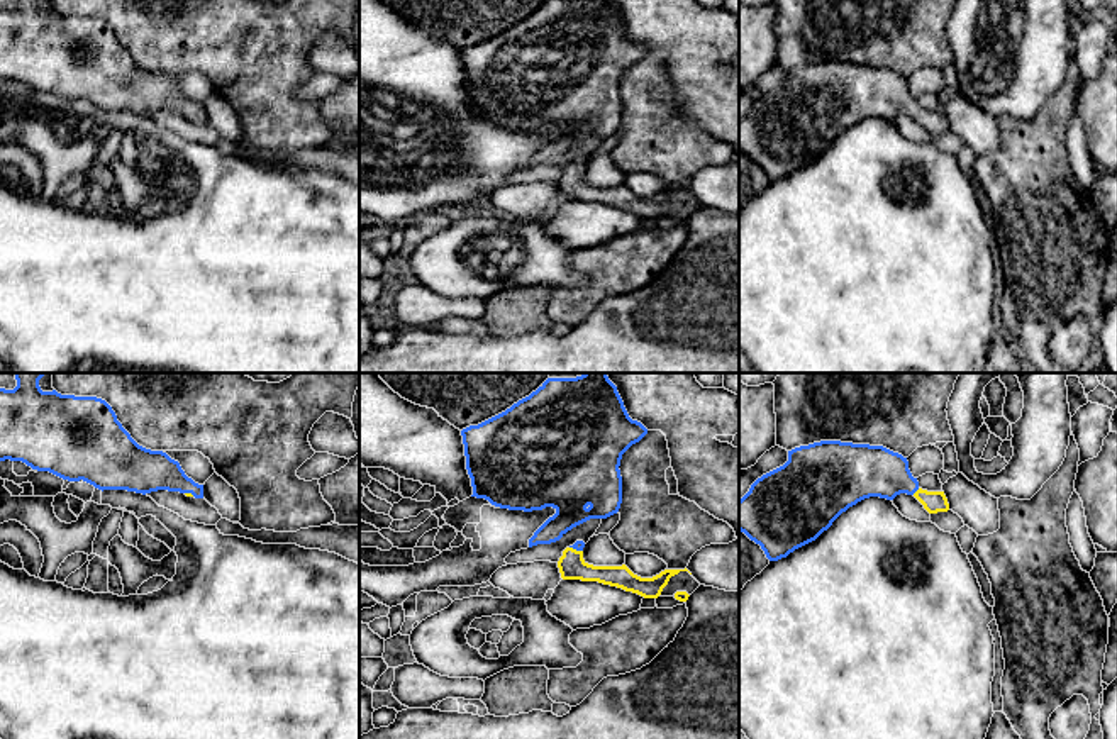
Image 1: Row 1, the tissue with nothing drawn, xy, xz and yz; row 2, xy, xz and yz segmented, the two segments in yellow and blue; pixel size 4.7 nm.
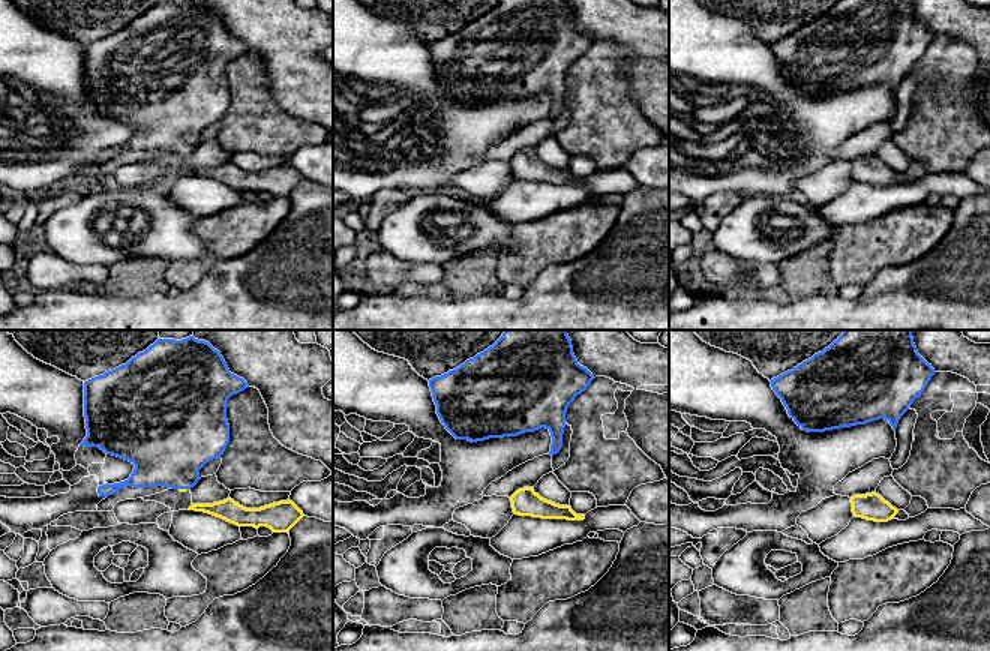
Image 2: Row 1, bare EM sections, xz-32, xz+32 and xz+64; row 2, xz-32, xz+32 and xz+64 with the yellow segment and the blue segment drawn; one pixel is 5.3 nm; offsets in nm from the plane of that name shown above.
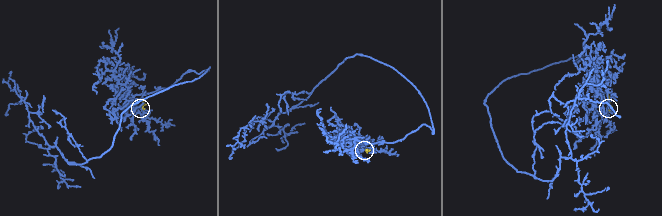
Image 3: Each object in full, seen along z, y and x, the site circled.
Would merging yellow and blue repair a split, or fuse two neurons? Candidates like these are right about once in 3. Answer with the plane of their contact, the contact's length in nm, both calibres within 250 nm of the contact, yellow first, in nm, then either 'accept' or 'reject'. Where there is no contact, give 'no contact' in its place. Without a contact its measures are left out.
contact in yz; length 50 nm; calibres 100 and 240 nm; accept

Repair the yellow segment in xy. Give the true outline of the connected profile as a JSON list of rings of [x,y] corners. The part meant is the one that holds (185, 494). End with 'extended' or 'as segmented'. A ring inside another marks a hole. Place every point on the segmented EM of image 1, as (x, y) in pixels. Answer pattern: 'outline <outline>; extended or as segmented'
outline [[[46,373],[14,375],[17,386],[0,388],[0,461],[22,461],[32,470],[49,471],[68,481],[83,480],[102,492],[127,490],[146,495],[168,490],[203,498],[203,485],[188,478],[166,453],[139,446],[105,400],[42,392],[39,380]]]; extended

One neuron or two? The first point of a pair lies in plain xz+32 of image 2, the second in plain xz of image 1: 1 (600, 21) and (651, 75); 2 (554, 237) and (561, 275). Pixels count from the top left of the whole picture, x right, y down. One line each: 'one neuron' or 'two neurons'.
1: two neurons
2: two neurons

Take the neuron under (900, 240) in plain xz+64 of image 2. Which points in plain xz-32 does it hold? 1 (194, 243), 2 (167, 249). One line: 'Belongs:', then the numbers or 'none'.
Belongs: none

